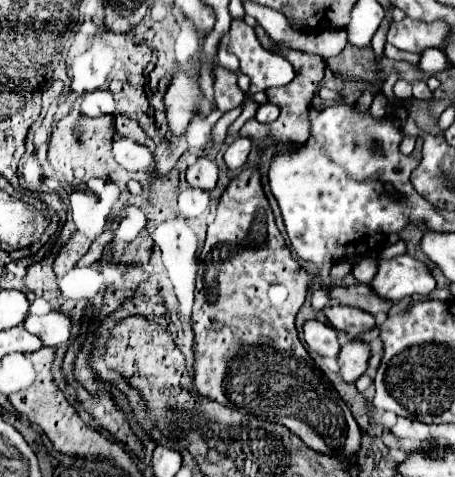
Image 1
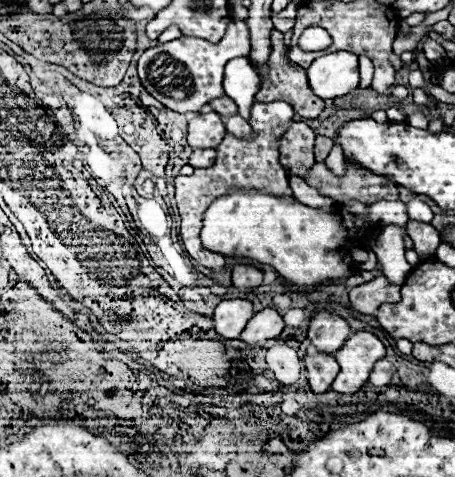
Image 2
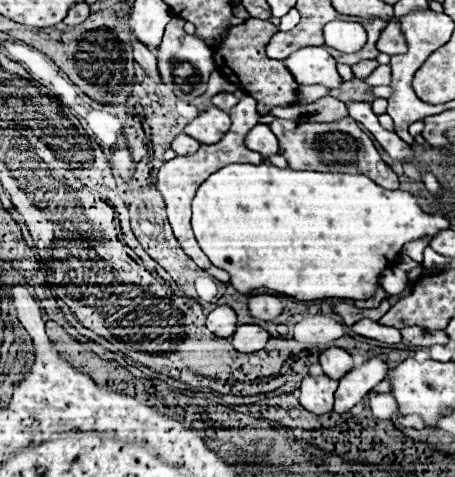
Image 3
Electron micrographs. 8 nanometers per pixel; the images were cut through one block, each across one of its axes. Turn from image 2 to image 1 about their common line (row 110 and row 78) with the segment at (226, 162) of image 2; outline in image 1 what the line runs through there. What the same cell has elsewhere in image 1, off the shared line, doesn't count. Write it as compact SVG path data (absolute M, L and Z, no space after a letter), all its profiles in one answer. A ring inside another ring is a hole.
M236 18L230 26L228 52L238 56L240 72L250 76L250 88L246 96L272 86L284 86L296 76L292 64L286 58L260 46L254 28L250 28L240 18Z

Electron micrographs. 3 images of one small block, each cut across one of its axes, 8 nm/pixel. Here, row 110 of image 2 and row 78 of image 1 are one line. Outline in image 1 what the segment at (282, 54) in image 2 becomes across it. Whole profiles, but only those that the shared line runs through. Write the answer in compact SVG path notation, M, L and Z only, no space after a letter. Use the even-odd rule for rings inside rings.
M282 48L282 56L290 60L290 64L294 66L296 70L296 78L286 84L286 86L280 86L280 88L268 88L266 94L268 94L268 100L272 104L276 104L280 108L280 116L276 122L272 124L260 124L260 122L252 122L248 120L242 130L240 130L240 136L246 136L246 138L264 138L264 136L272 136L274 140L280 140L280 142L290 142L290 144L302 144L308 140L308 132L310 132L310 122L308 122L308 108L310 108L310 100L320 84L320 80L324 78L324 60L320 56L312 56L312 54L304 54L304 52L296 52L296 50L288 50L288 48Z

